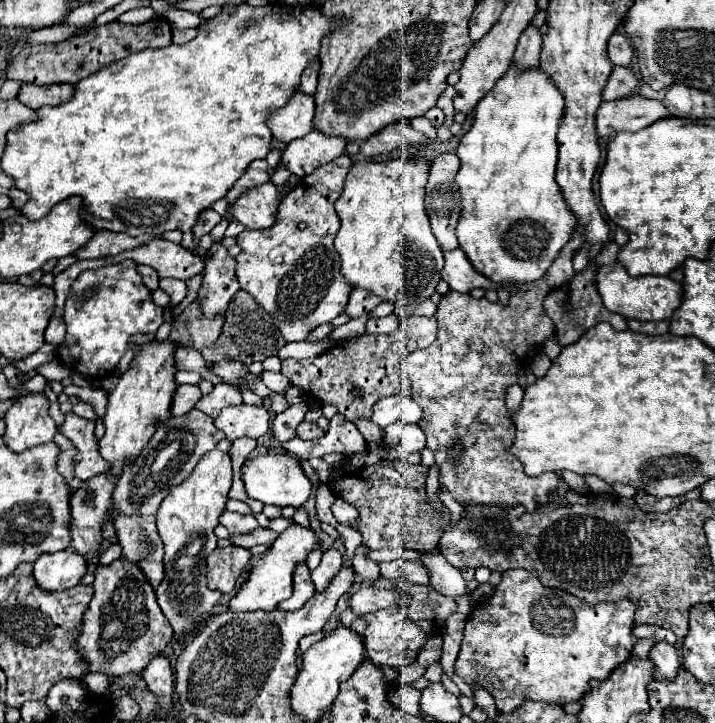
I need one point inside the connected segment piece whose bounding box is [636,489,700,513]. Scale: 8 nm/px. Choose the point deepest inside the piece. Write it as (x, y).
(648, 502)

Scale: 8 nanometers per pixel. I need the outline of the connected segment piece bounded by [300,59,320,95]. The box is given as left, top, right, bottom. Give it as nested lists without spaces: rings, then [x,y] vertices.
[[[316,59],[316,61],[308,67],[308,71],[304,71],[302,83],[300,83],[302,93],[314,95],[314,91],[316,91],[316,79],[318,79],[318,69],[320,69],[320,63],[318,63],[318,59]]]

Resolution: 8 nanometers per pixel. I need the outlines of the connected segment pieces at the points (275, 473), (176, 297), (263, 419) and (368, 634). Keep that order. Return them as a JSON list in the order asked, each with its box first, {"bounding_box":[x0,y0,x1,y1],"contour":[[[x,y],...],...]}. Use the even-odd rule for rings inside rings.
[{"bounding_box":[242,453,314,507],"contour":[[[276,453],[276,455],[262,455],[248,459],[246,465],[242,467],[242,479],[250,499],[258,499],[262,503],[272,503],[280,507],[288,507],[288,505],[300,507],[308,501],[308,497],[314,491],[314,485],[302,471],[298,457],[290,453]]]},{"bounding_box":[160,279,188,305],"contour":[[[160,279],[160,289],[164,289],[168,295],[170,295],[170,303],[172,305],[178,305],[186,293],[188,293],[188,287],[186,287],[186,281],[180,281],[180,279]]]},{"bounding_box":[214,405,272,441],"contour":[[[238,405],[228,407],[220,413],[220,417],[214,419],[216,427],[226,433],[230,441],[238,437],[252,437],[258,439],[268,433],[272,417],[266,407],[254,407],[254,405]]]},{"bounding_box":[352,607,426,669],"contour":[[[388,607],[388,609],[380,609],[374,613],[366,613],[362,617],[358,617],[352,627],[356,627],[356,631],[360,631],[360,635],[364,633],[364,641],[366,641],[366,651],[368,651],[368,659],[372,659],[378,665],[388,665],[394,669],[402,669],[410,663],[416,661],[420,649],[426,643],[426,635],[424,631],[412,623],[404,613],[398,613],[396,607]]]}]

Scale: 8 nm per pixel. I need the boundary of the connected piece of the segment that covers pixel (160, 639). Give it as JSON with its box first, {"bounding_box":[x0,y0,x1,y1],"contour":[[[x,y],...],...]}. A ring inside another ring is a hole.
{"bounding_box":[76,557,172,677],"contour":[[[118,557],[112,565],[98,565],[92,583],[94,597],[84,611],[82,631],[76,637],[76,649],[86,659],[90,673],[124,677],[140,673],[156,651],[166,649],[172,629],[156,603],[156,593],[136,561]]]}

